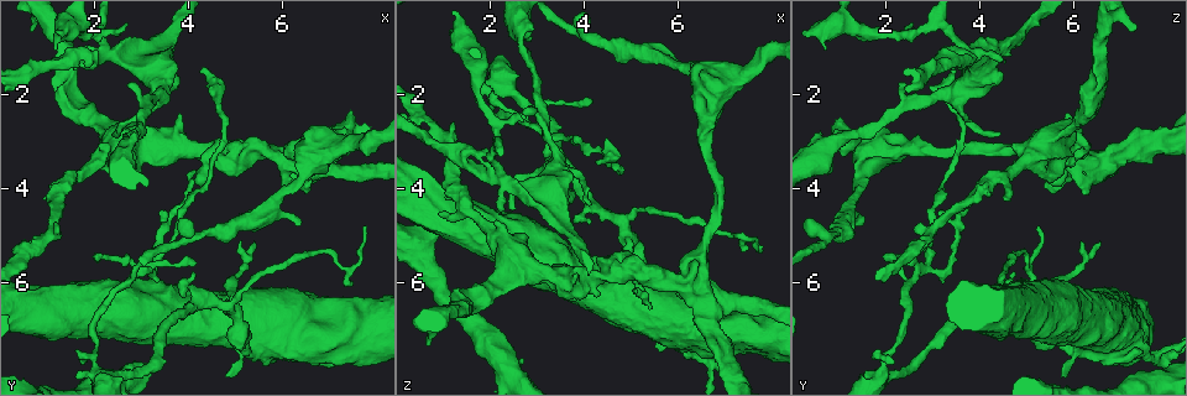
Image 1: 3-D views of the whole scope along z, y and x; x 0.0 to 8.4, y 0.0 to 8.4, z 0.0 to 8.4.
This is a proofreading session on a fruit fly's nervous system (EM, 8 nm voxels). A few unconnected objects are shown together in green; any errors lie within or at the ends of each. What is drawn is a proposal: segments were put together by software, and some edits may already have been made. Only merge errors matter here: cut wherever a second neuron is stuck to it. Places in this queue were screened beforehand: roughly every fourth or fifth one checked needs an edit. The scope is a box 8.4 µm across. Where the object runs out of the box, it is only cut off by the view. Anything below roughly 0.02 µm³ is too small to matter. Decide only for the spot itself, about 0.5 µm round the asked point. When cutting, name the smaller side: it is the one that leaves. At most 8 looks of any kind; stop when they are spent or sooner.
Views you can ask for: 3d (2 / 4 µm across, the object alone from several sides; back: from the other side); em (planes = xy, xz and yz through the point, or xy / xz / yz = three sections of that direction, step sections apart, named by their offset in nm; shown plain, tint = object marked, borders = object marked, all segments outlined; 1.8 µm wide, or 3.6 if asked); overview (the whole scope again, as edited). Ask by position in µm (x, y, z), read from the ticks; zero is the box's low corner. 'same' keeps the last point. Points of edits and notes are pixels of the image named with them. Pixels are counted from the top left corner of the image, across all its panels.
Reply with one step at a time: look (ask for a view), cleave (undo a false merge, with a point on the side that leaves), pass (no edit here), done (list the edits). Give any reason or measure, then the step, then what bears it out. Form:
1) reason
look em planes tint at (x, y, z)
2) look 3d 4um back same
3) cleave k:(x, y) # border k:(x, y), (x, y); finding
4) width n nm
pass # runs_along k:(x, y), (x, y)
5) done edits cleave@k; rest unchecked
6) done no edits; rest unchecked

thick turns thin
look 3d 4um at (2.60, 3.00, 0.75)

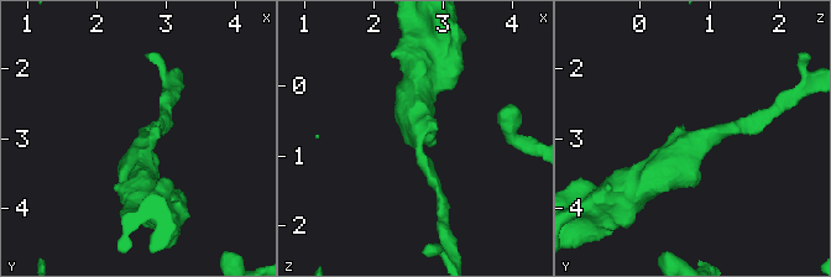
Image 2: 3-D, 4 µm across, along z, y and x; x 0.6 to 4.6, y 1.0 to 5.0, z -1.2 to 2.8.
look em 3.6um planes tint at (2.60, 3.00, 0.75)

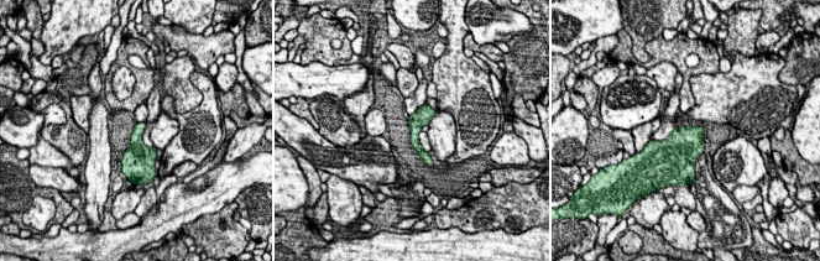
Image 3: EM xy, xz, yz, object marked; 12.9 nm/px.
pass # runs_along 3:(424, 108), (414, 141), (427, 158); one neuron here

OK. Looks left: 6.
three arms meet
look 3d 4um back at (2.25, 1.15, 3.75)

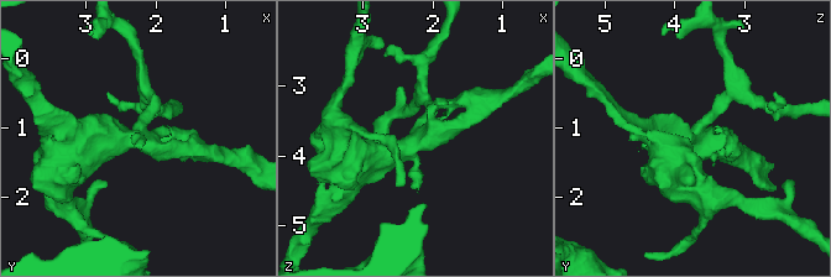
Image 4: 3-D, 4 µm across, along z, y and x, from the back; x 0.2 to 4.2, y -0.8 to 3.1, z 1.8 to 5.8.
now the EM
look em xy step 8 tint at (2.25, 1.10, 3.75)

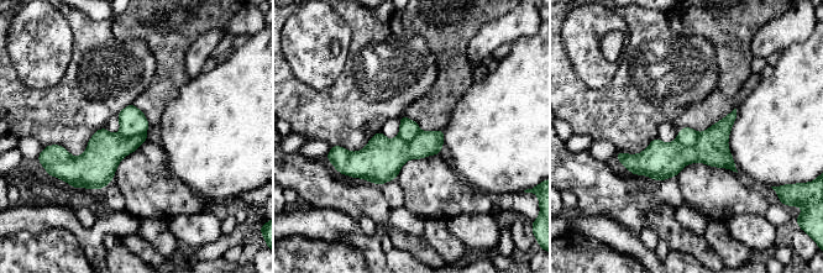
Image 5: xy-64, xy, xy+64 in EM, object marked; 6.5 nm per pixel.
another direction
look em planes borders same

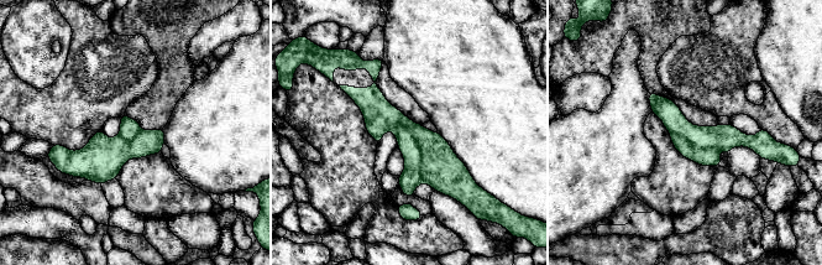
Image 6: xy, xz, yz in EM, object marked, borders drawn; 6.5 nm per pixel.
cleave 6:(410, 177) # border 6:(401, 124), (420, 150), (423, 182); two neurons meet here

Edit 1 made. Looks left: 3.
sharp bend
look em 3.6um planes tint at (2.50, 3.20, 5.30)

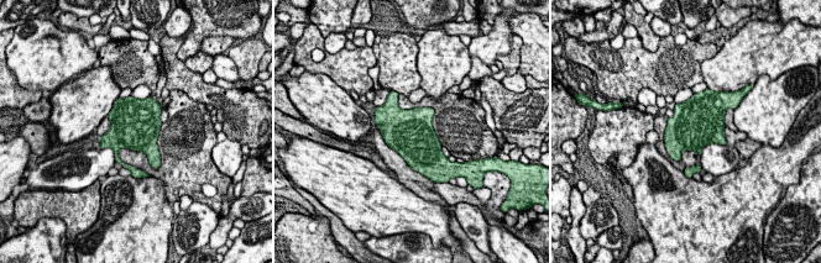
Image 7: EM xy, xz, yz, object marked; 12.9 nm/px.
pass # one neuron here

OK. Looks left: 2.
done edits cleave@6; rest unchecked

